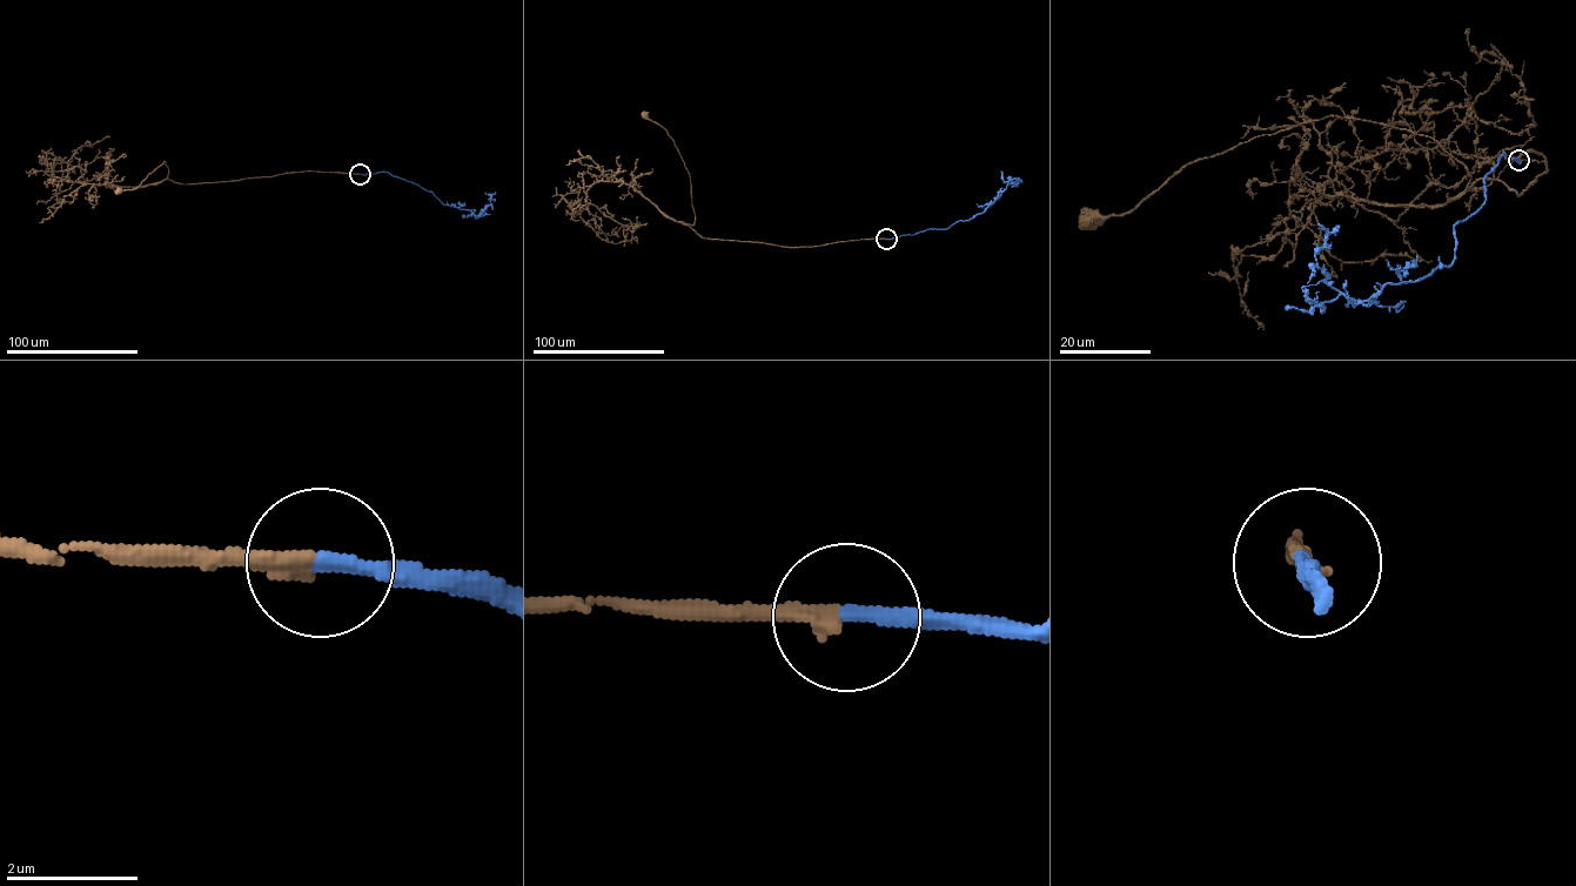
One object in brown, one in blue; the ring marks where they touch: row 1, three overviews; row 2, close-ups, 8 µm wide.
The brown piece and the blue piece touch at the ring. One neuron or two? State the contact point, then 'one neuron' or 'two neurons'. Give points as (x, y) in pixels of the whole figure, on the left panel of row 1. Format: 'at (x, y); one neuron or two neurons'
at (360, 174); one neuron

